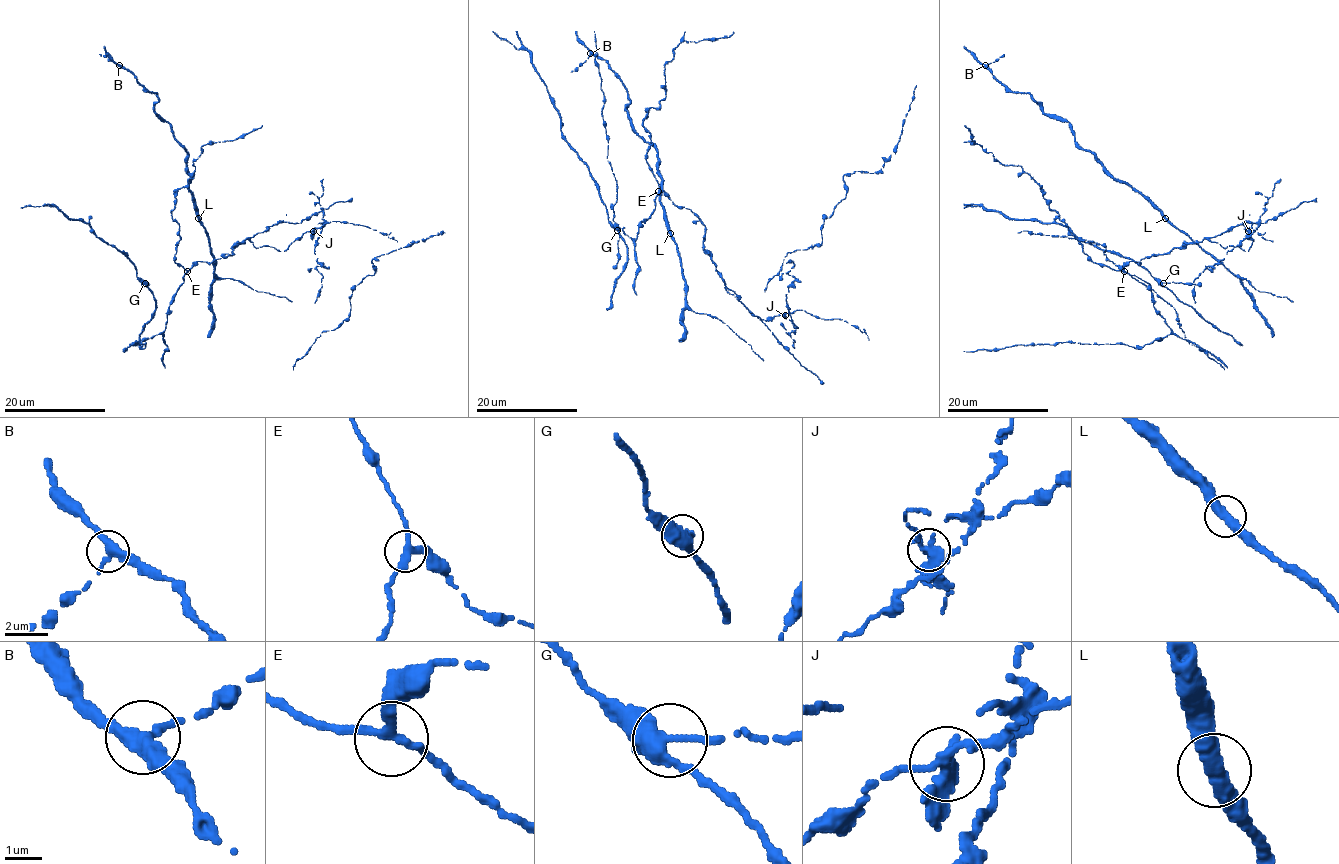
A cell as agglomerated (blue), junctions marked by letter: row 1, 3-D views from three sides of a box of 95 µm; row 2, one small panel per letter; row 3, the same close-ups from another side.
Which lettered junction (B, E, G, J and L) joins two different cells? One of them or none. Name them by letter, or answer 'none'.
J

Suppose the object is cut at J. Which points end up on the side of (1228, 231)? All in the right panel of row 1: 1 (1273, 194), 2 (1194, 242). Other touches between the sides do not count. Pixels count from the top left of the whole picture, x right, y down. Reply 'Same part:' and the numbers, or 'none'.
Same part: 2

